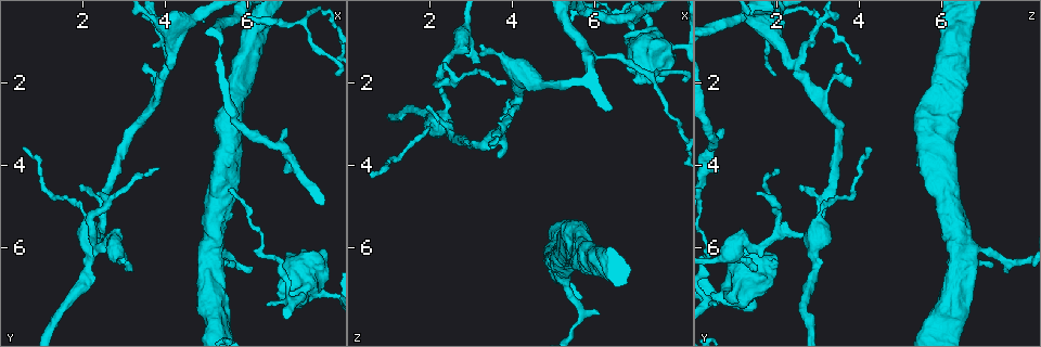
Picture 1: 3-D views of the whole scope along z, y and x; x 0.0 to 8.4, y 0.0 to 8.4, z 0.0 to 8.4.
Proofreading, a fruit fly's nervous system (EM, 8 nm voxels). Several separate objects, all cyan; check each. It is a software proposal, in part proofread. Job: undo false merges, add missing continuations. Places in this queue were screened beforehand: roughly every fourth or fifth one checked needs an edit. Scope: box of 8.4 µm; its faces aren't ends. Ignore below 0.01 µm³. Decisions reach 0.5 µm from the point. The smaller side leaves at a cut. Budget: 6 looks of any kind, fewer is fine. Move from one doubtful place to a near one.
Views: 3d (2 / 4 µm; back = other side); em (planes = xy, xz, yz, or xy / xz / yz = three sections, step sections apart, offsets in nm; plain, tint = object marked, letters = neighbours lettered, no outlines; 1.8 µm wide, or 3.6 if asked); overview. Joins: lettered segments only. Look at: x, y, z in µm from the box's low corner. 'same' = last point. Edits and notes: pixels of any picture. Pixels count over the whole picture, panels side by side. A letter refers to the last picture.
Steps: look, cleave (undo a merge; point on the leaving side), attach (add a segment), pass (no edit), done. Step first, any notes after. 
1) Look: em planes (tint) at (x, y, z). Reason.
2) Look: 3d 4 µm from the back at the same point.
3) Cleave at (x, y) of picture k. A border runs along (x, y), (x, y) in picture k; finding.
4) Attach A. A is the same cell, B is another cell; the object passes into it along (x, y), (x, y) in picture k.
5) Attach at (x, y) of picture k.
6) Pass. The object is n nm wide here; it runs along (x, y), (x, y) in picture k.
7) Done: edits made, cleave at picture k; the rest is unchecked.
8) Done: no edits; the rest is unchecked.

Look: 3d 4 µm at (6.15, 6.55, 7.60). Branch stops here.

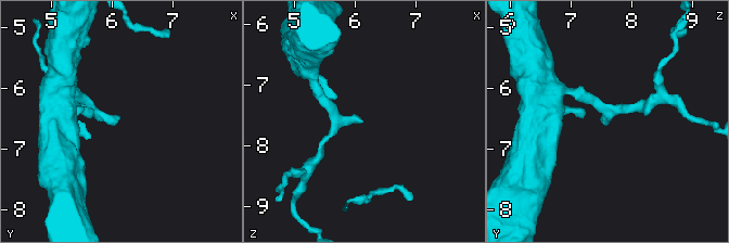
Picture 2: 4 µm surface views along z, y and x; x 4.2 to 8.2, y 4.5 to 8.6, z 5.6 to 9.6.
Look: em yz step 16 (letters) at (6.15, 6.50, 7.65).

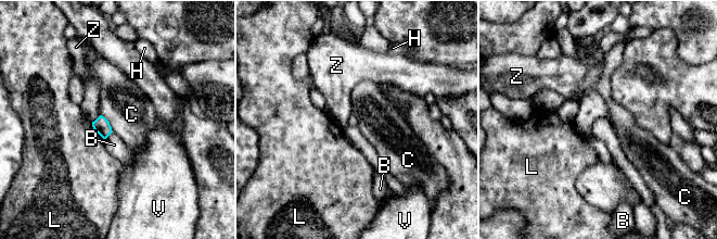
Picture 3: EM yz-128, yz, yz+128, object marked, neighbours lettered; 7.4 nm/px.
Look: em planes (letters) at the same point.

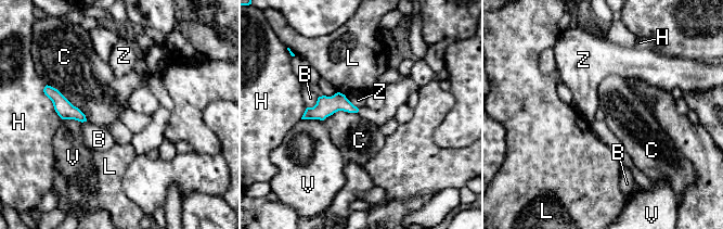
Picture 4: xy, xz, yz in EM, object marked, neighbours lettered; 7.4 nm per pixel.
Pass. B, C, H, L, V and Z are other cells; no lettered segment goes on from it.

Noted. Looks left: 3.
Look: em 3.6 µm yz step 16 (letters) at (3.90, 4.05, 2.00). Free end.

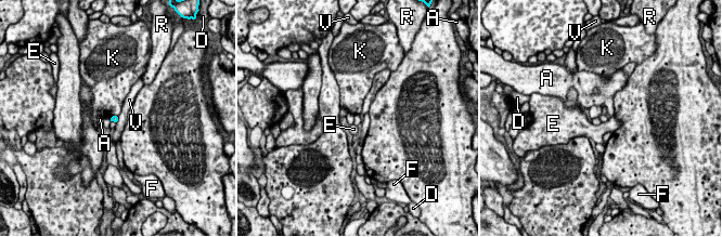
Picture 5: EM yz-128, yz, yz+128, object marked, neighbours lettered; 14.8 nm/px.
Pass. The object is 90 nm wide here; the longest contact is with K, 130 nm; A, D, E, F, K, R and V are other cells; none of them fits.

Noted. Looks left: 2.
Look: em planes (letters) at (3.20, 6.55, 1.50). Tapers out.

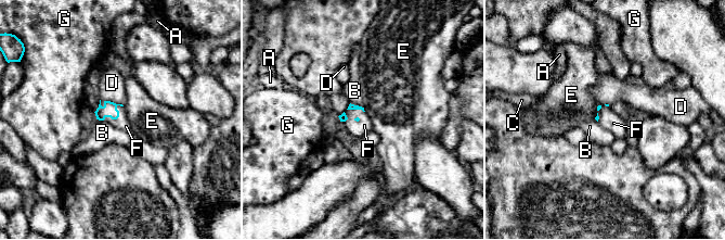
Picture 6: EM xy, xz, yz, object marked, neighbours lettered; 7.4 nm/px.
Attach F. F is the same cell, A, B, C, D, E and G are other cells; the object passes into it along (109, 110), (118, 116), (121, 123) in picture 6; it goes on there.

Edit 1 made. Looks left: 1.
Done: edits made, attach at picture 6; the rest is unchecked.

